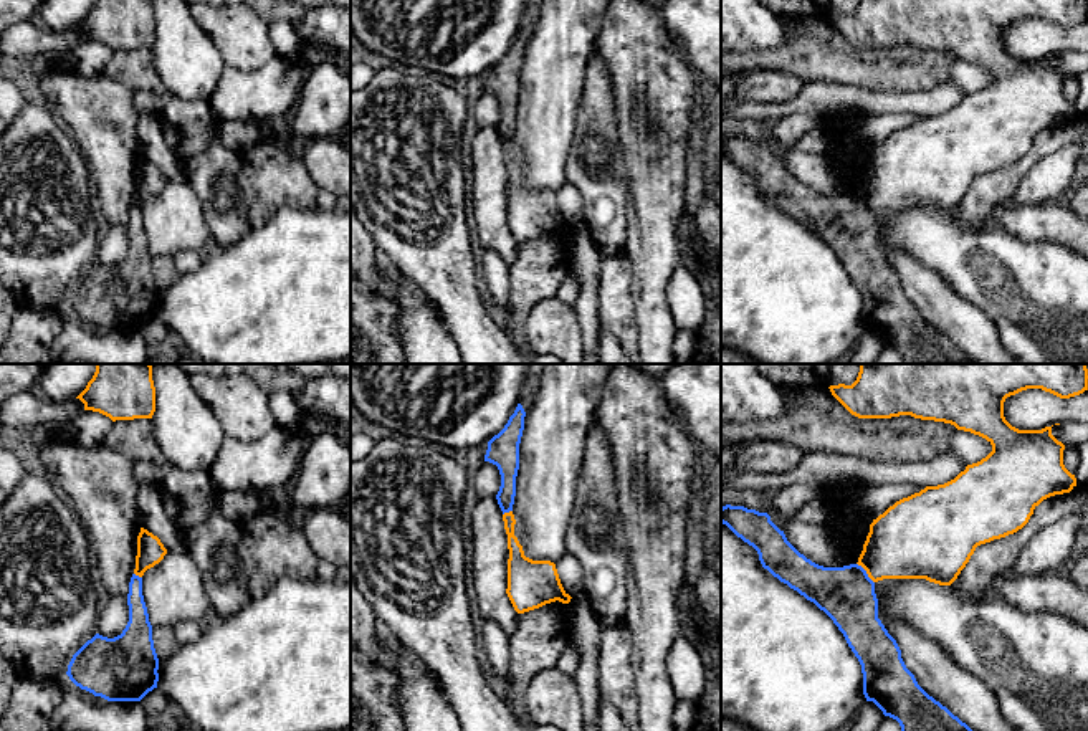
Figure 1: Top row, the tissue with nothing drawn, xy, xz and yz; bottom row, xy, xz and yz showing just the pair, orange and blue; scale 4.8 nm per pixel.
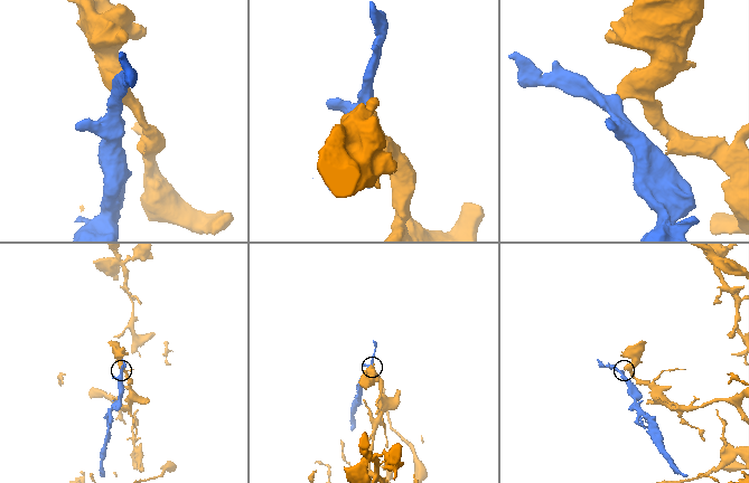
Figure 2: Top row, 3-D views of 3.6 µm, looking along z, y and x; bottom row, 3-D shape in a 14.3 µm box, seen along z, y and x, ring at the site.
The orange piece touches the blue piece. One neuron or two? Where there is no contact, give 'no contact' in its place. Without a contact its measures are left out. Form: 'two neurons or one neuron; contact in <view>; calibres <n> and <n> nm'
two neurons; contact in yz; calibres 360 and 280 nm

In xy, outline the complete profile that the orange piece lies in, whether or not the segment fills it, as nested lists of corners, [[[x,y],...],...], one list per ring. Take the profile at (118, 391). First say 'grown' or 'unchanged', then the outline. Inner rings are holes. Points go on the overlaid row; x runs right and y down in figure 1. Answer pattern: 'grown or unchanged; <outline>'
unchanged; [[[96,364],[86,389],[76,397],[84,410],[116,420],[152,418],[155,387],[150,364]]]

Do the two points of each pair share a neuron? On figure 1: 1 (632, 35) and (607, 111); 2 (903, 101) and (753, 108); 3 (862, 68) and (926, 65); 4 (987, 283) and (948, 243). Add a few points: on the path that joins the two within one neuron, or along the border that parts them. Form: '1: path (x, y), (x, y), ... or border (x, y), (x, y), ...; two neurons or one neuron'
1: border (596, 52), (617, 78), (620, 91); two neurons
2: path (865, 101), (858, 98), (812, 98), (791, 106); one neuron
3: path (878, 68), (910, 68); one neuron
4: path (978, 273), (958, 253); one neuron

